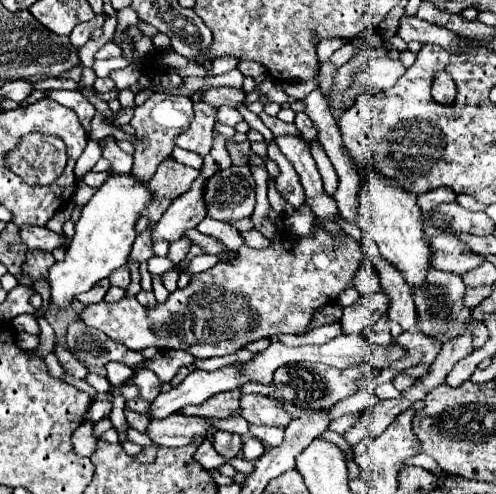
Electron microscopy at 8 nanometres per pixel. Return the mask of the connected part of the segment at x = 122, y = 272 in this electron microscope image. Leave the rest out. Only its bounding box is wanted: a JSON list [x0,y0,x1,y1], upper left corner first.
[110,266,130,288]

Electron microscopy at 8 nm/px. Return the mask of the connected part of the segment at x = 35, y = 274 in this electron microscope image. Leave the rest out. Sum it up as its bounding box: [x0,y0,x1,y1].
[24,250,54,282]

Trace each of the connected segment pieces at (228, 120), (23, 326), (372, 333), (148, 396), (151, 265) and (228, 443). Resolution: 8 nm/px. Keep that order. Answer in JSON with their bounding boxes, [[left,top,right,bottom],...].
[[218,106,244,126],[14,314,38,336],[364,318,392,346],[134,370,162,400],[147,257,172,276],[214,432,242,460]]

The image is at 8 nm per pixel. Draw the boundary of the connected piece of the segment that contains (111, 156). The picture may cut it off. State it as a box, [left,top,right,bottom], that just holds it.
[104,138,132,172]

